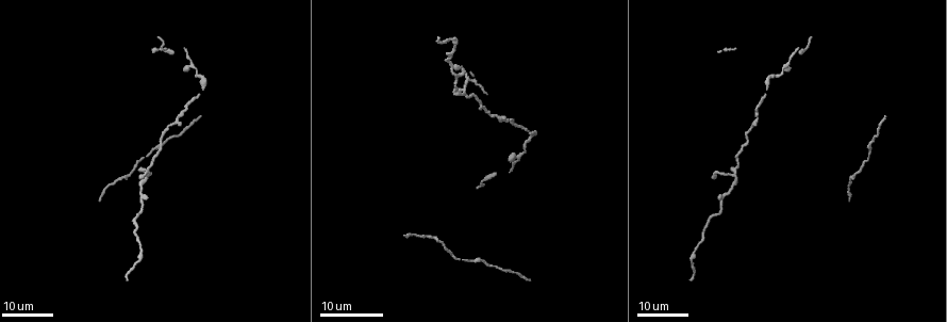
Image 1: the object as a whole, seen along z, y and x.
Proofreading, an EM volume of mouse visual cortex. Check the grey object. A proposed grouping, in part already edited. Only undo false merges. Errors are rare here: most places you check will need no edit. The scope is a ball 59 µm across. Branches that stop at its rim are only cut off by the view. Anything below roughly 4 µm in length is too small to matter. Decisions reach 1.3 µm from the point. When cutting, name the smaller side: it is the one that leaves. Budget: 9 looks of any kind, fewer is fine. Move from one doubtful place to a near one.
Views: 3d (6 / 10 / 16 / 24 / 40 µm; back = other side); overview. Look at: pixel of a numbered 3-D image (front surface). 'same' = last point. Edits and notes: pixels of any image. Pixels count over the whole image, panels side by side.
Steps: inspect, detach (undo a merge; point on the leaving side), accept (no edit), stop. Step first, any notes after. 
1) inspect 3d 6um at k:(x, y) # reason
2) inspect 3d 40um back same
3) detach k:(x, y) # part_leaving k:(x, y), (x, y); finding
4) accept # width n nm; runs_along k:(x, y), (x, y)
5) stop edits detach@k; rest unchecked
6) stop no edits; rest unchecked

inspect 3d 16um at 1:(141, 203) # calibre changes

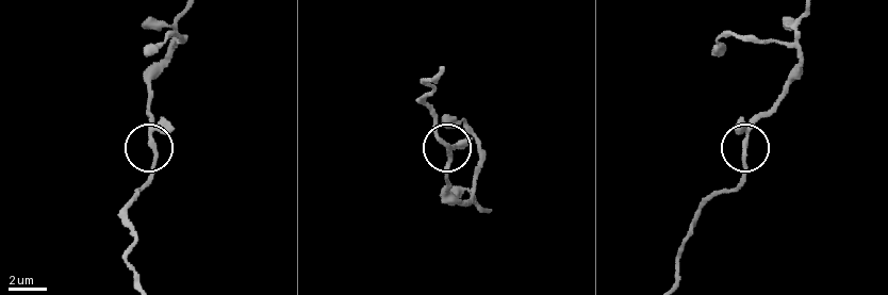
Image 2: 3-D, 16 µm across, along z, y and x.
inspect 3d 6um at 2:(153, 150)

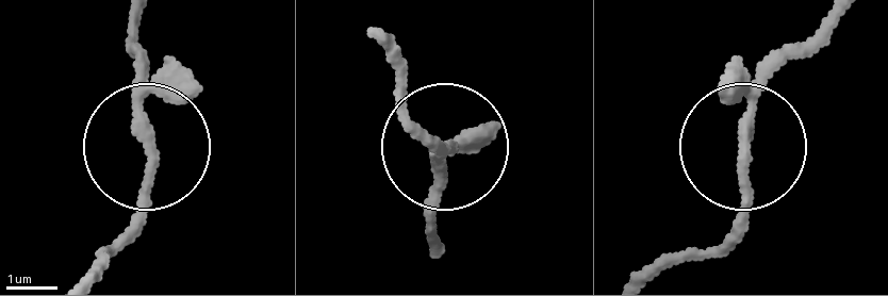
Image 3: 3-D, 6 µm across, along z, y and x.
accept # width 230 nm; runs_along 3:(832, 21), (759, 98), (743, 213), (722, 247); one cell here

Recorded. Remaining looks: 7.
inspect 3d 24um at 1:(500, 118)

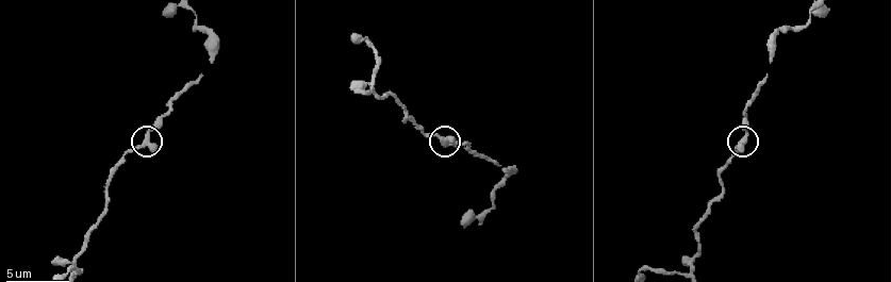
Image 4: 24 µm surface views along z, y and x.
inspect 3d 6um at 4:(145, 145)

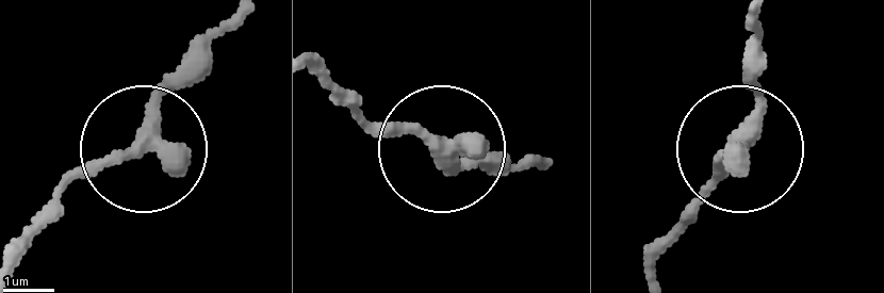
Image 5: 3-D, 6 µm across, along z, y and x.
inspect 3d 6um back at 5:(440, 146)

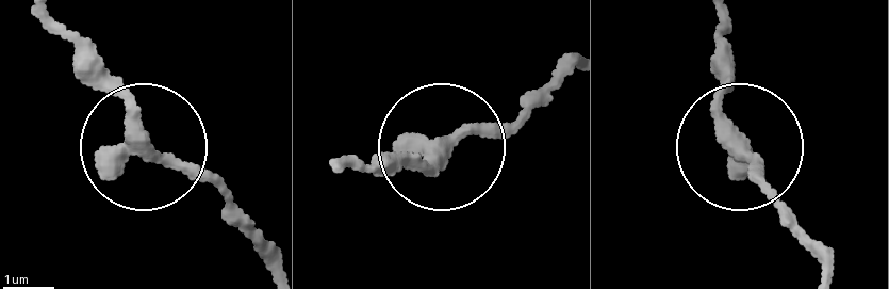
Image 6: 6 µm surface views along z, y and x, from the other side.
accept # arms 3; all the same cell

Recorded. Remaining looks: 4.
inspect 3d 10um at 4:(495, 161) # sudden change in width

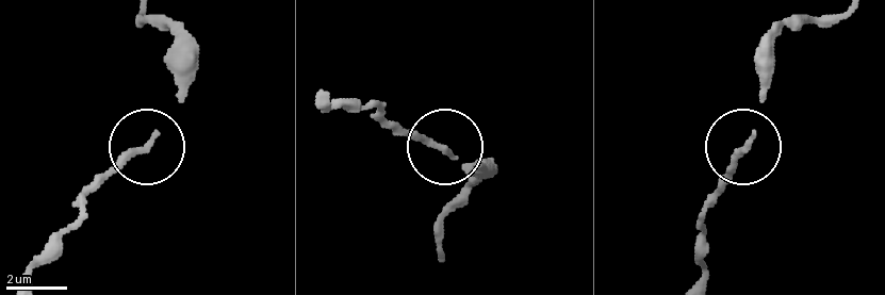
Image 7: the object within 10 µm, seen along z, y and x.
inspect 3d 6um at 7:(446, 147)

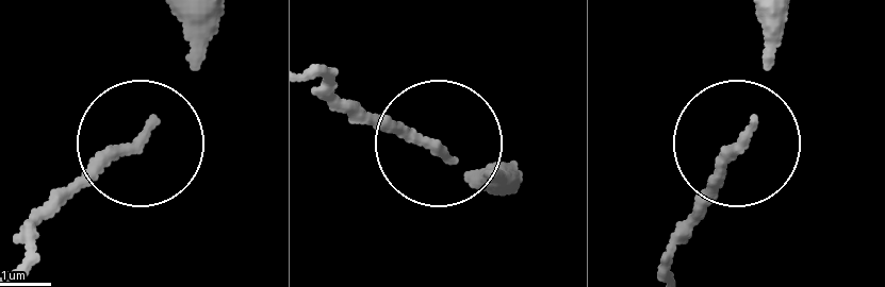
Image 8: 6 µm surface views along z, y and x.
accept # runs_along 8:(487, 189), (436, 142), (350, 104); continuous, no second cell

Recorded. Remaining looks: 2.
inspect 3d 6um at 4:(370, 89) # three-way junction

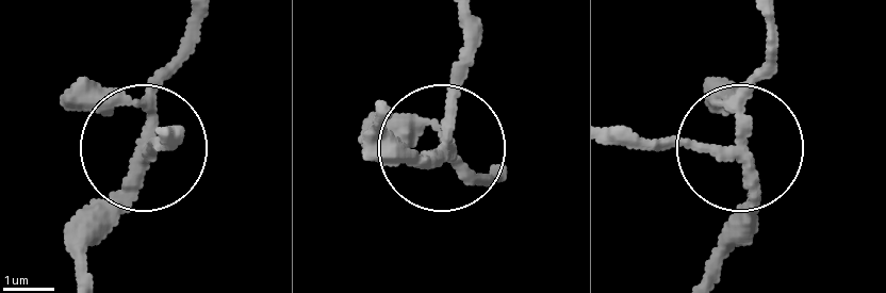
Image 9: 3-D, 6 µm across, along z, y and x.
inspect 3d 6um back at 9:(146, 155)

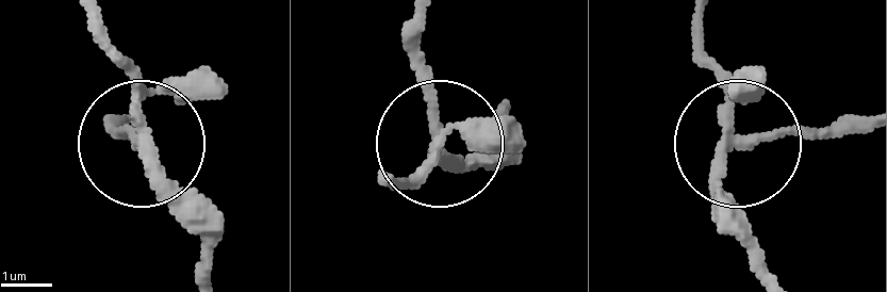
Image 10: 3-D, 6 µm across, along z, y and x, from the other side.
detach 10:(417, 80) # width 220 nm; part_leaving 10:(732, 146), (868, 129); a second cell is stuck on

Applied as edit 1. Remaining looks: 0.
stop edits detach@10; rest unchecked

